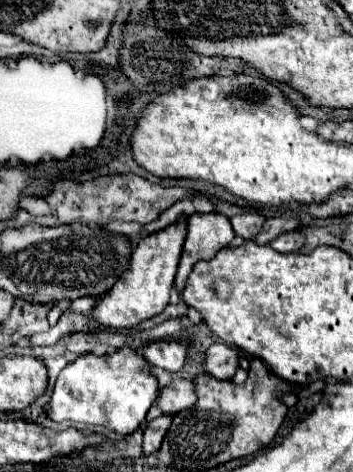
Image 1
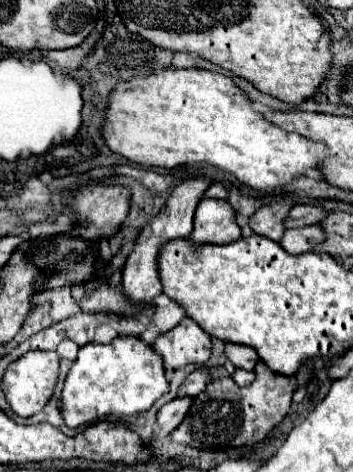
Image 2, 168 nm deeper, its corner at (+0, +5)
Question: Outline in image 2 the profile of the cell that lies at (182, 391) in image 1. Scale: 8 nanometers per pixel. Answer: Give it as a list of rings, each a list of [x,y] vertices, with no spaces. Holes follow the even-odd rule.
[[[196,369],[192,371],[186,381],[178,389],[178,397],[196,397],[206,389],[206,385],[212,381],[212,375],[208,369]]]

